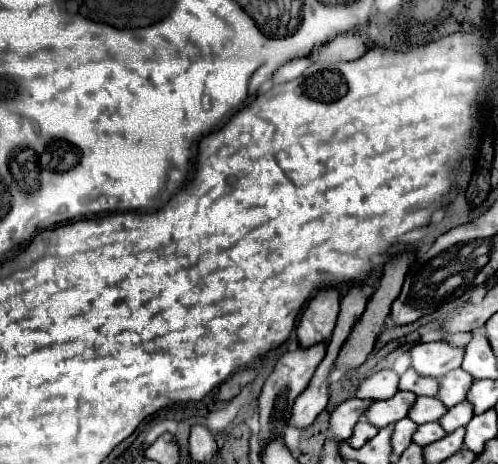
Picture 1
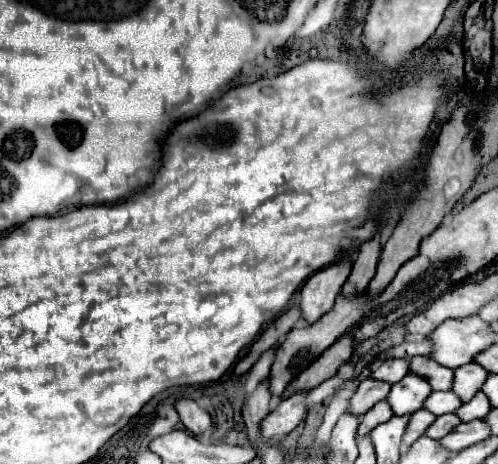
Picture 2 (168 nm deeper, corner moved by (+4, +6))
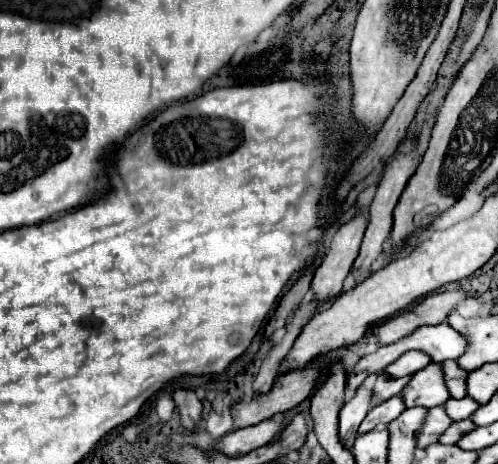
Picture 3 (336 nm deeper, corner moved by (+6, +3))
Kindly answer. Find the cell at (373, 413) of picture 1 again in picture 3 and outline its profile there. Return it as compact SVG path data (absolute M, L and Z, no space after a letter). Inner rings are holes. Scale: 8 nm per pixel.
M430 363L422 371L412 375L412 381L402 391L406 407L436 407L450 399L448 387L444 383L442 363Z

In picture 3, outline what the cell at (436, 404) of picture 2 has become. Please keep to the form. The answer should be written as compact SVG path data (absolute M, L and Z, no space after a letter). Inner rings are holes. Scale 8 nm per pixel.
M470 397L464 399L448 399L448 403L444 403L446 413L452 415L454 421L462 421L462 419L470 419L472 413L480 407L476 401L472 401Z

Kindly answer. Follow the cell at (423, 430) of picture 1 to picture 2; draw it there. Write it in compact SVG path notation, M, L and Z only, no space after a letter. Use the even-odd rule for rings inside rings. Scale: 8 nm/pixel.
M444 414L444 416L438 416L438 418L434 420L434 424L430 424L430 428L426 430L426 436L438 440L438 438L446 436L448 432L452 432L458 424L460 424L460 420L458 420L456 414Z

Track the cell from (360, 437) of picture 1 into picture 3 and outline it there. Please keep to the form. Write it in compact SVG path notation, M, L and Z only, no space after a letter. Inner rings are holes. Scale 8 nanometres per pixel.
M400 395L384 401L384 403L376 405L376 407L372 407L372 409L368 411L366 419L362 421L358 433L368 433L368 431L376 429L378 425L388 425L388 423L394 421L404 409L406 409L406 407L404 407L404 399L402 399Z

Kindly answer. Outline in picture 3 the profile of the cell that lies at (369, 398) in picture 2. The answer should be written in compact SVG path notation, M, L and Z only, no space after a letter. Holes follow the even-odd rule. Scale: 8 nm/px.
M378 373L378 379L376 379L376 383L374 383L374 393L386 401L386 399L402 393L402 389L408 385L408 379L410 379L410 377L394 379L394 377L390 377L388 373Z

